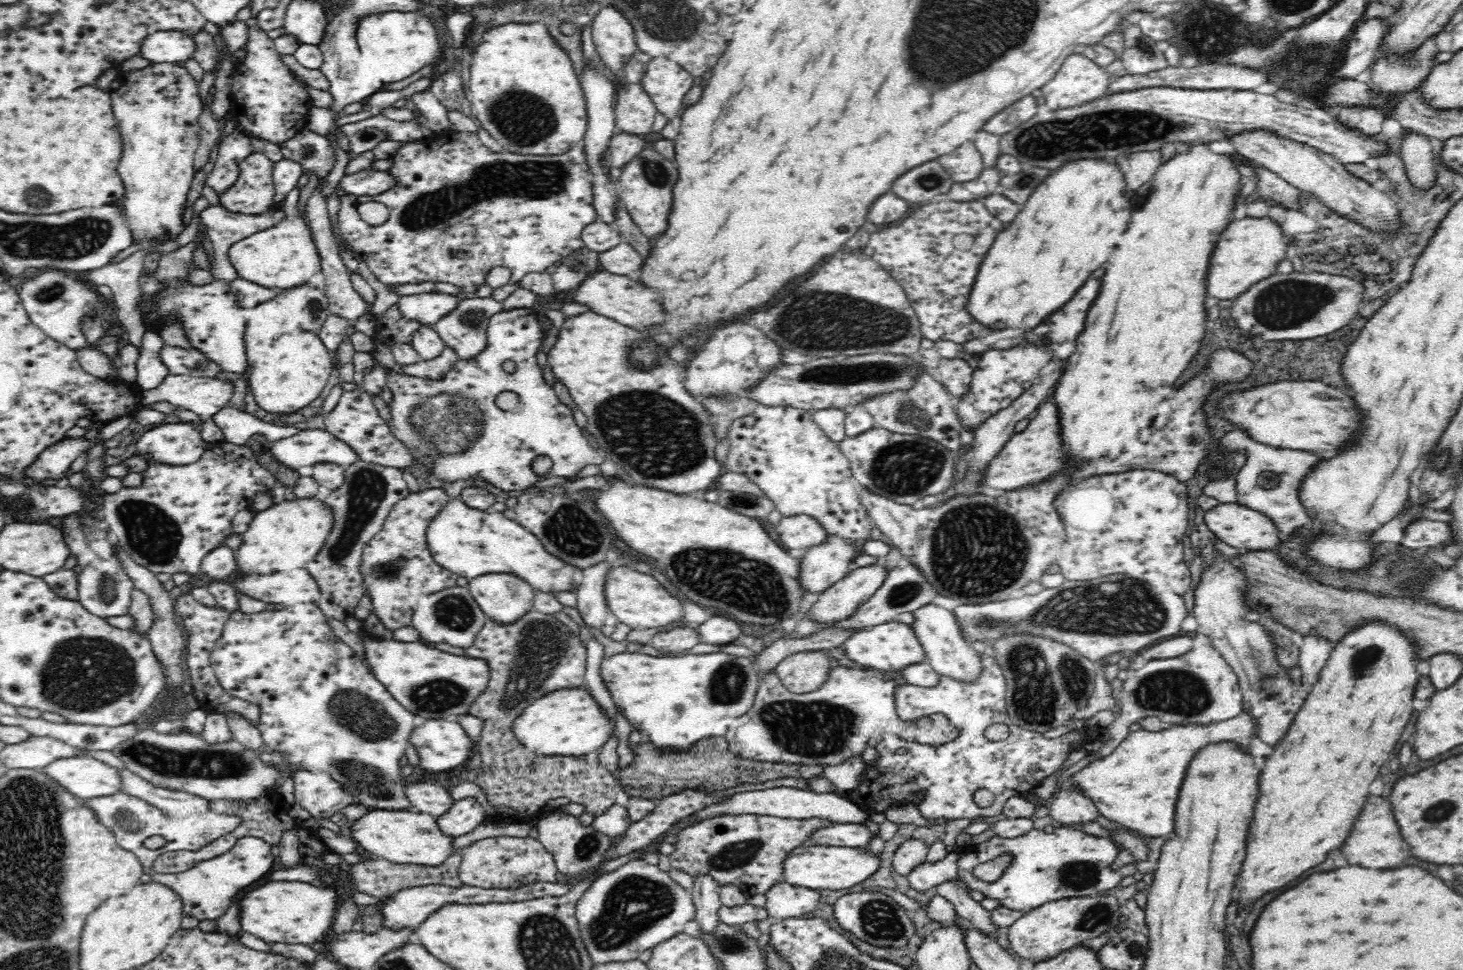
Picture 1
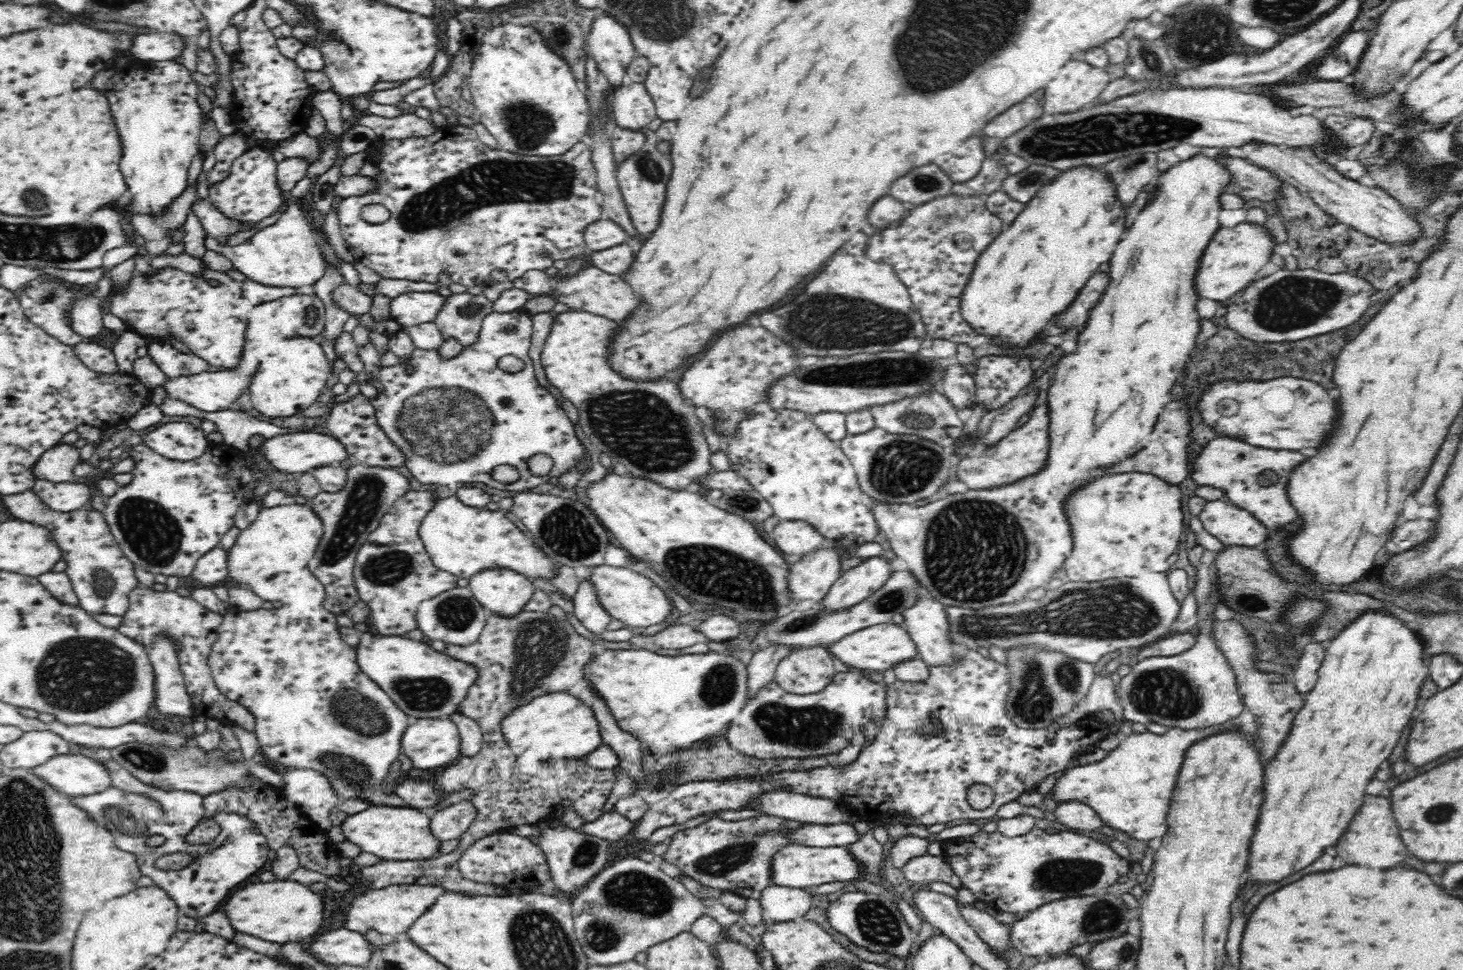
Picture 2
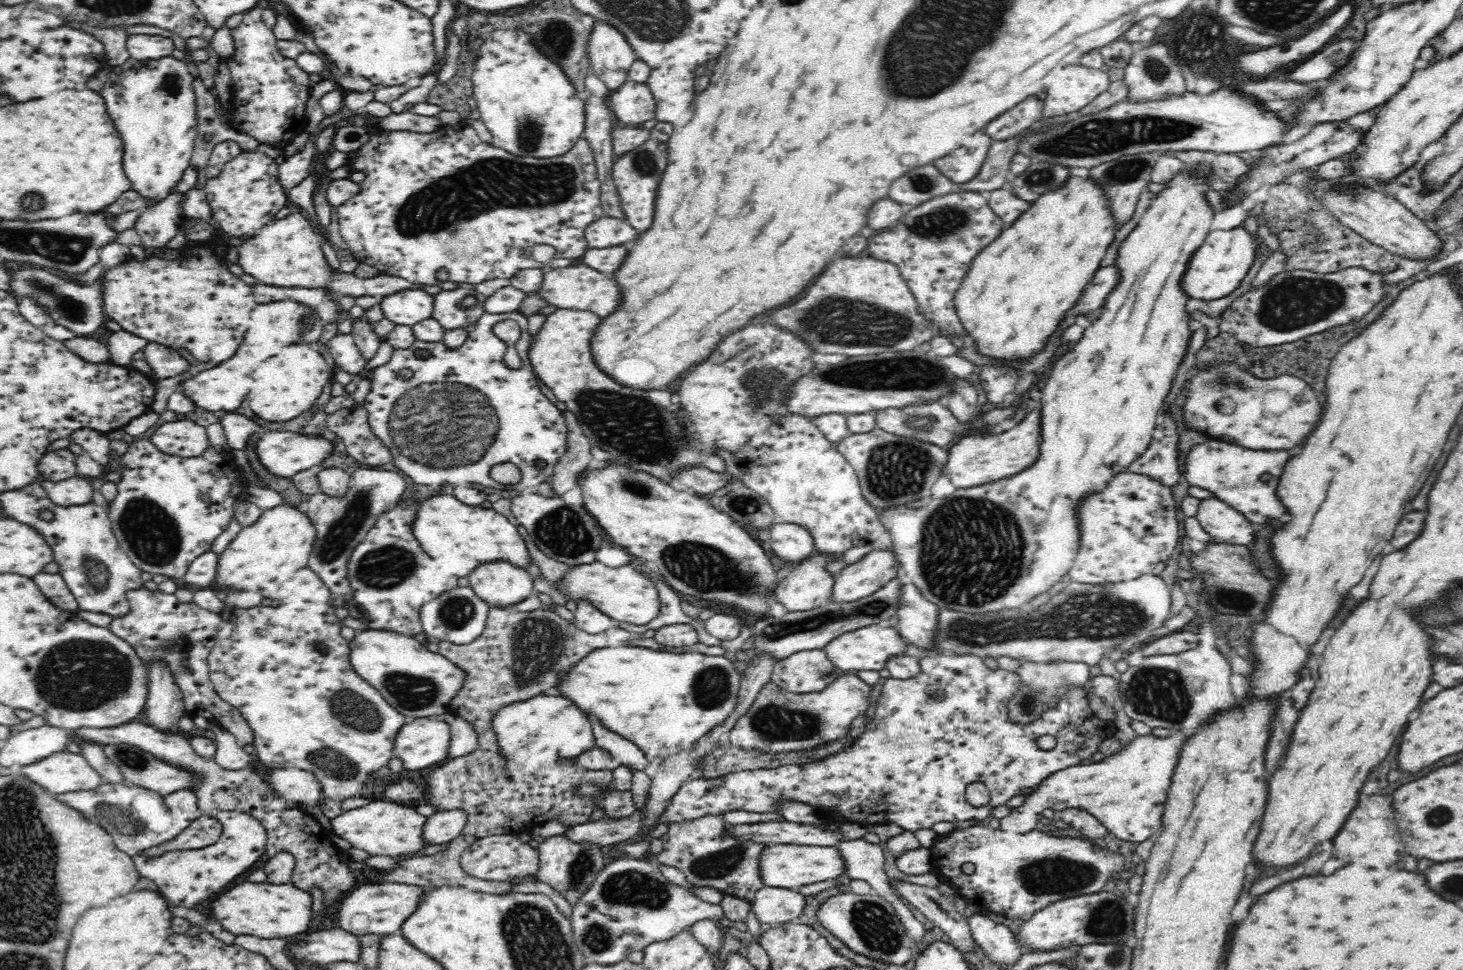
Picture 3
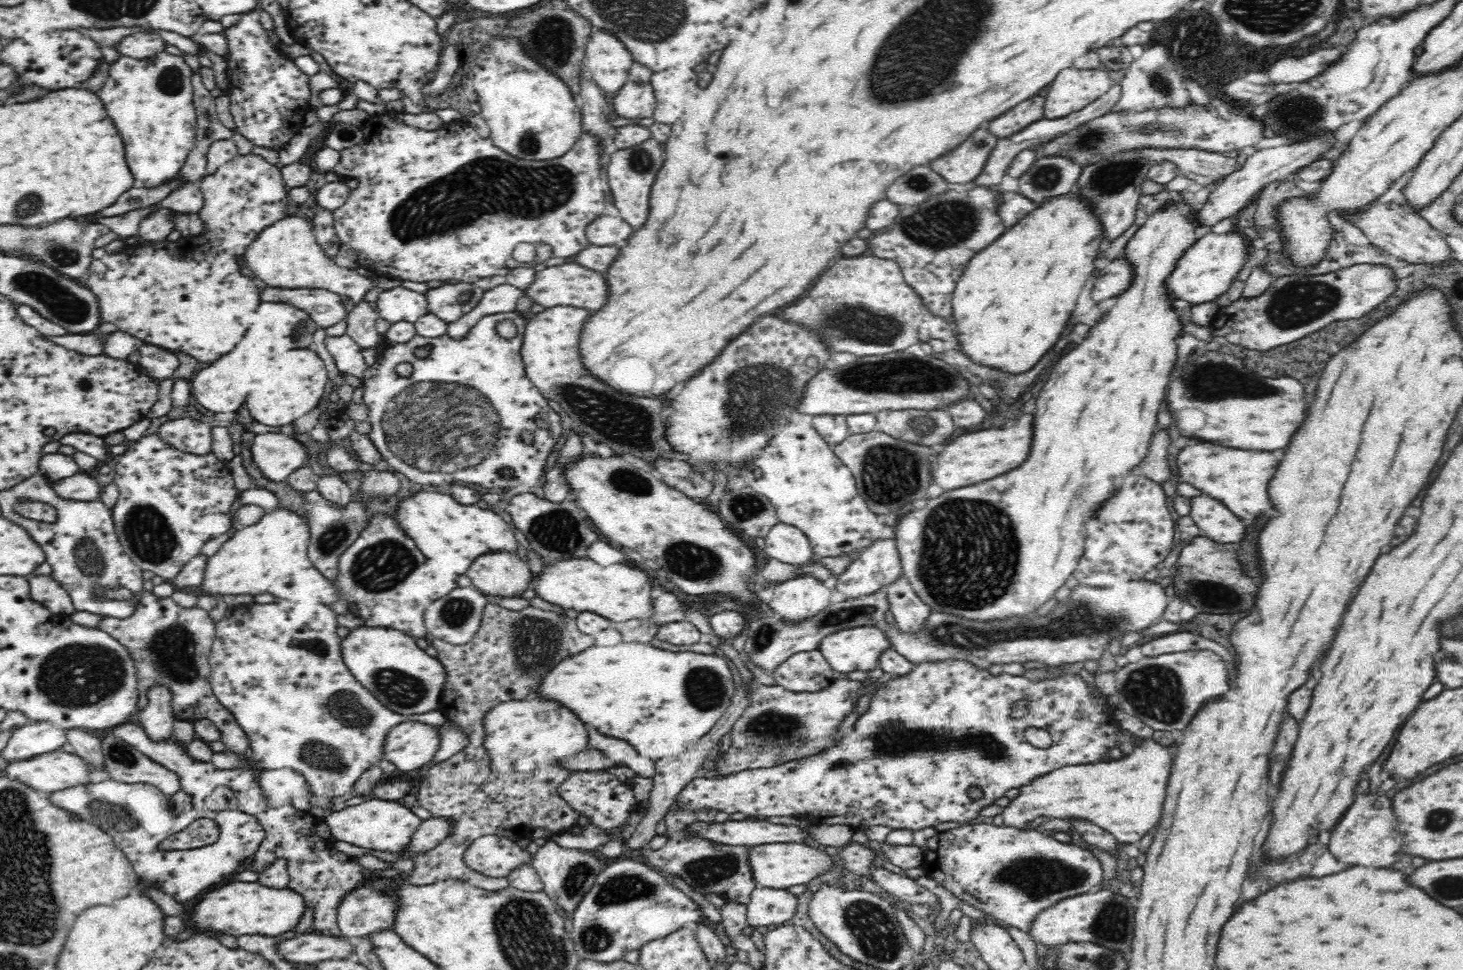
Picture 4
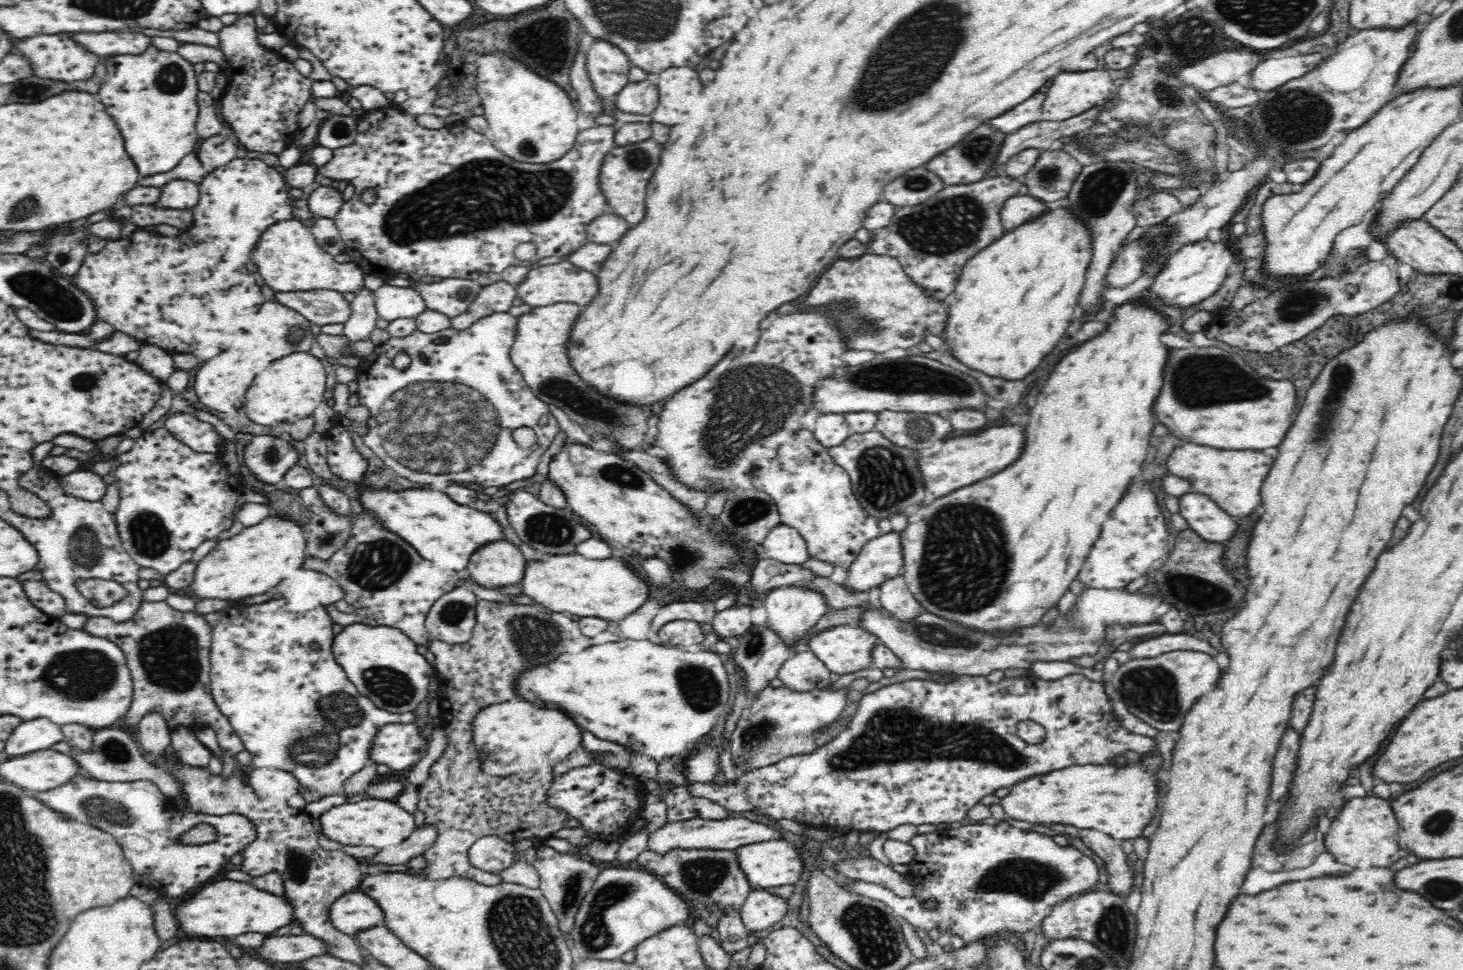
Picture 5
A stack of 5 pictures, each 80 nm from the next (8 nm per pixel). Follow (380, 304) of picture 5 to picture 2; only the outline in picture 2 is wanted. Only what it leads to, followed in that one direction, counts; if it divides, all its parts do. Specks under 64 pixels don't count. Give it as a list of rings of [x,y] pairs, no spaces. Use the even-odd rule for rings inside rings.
[[[410,292],[392,297],[390,318],[411,327],[435,322],[438,312],[446,306],[446,296],[434,292]]]

